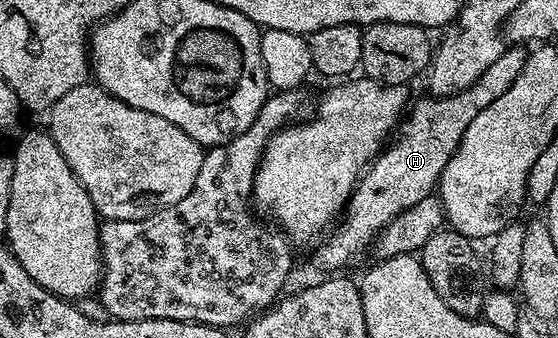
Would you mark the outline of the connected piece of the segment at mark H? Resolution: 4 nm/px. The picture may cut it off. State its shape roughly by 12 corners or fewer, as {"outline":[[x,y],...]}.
{"outline":[[504,47],[473,86],[410,105],[318,245],[346,269],[436,191],[469,122],[517,82]]}

